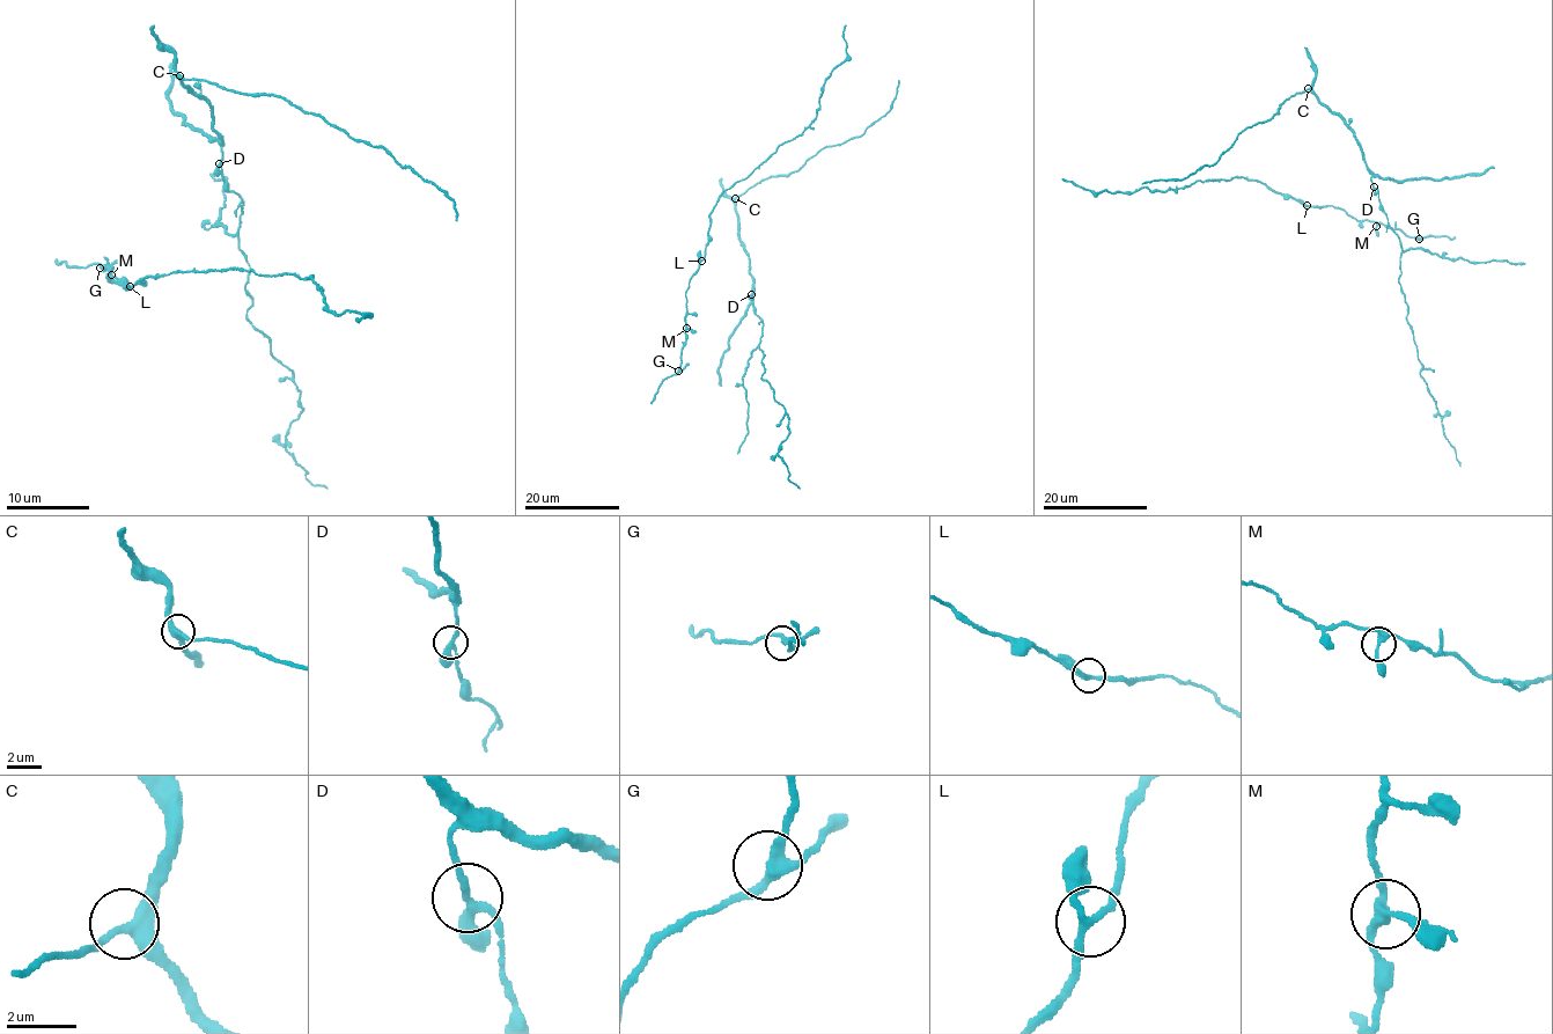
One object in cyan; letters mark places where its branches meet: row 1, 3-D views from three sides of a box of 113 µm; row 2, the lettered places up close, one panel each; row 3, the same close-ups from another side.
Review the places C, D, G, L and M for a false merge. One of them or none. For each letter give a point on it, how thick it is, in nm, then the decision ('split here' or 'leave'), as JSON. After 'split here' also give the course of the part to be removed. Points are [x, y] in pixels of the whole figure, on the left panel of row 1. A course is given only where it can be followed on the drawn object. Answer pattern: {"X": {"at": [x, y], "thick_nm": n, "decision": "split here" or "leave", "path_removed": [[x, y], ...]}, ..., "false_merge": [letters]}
{"C": {"at": [179, 75], "thick_nm": 320, "decision": "leave"}, "D": {"at": [219, 163], "thick_nm": 240, "decision": "leave"}, "G": {"at": [100, 268], "thick_nm": 240, "decision": "leave"}, "L": {"at": [130, 286], "thick_nm": 190, "decision": "leave"}, "M": {"at": [111, 274], "thick_nm": 240, "decision": "leave"}, "false_merge": []}

